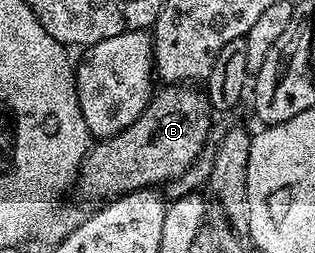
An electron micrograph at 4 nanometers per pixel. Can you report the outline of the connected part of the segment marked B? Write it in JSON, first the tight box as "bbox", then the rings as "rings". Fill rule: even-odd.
{"bbox":[78,83,214,202],"rings":[[[170,83],[160,88],[155,90],[152,100],[144,108],[142,115],[138,115],[138,119],[134,119],[130,127],[126,127],[113,137],[97,140],[89,148],[78,174],[78,189],[80,185],[82,196],[99,202],[101,199],[122,197],[125,193],[133,193],[135,189],[163,186],[183,175],[209,144],[208,132],[212,129],[214,110],[209,105],[207,96],[201,90],[200,93],[196,90],[199,88],[188,83]]]}

